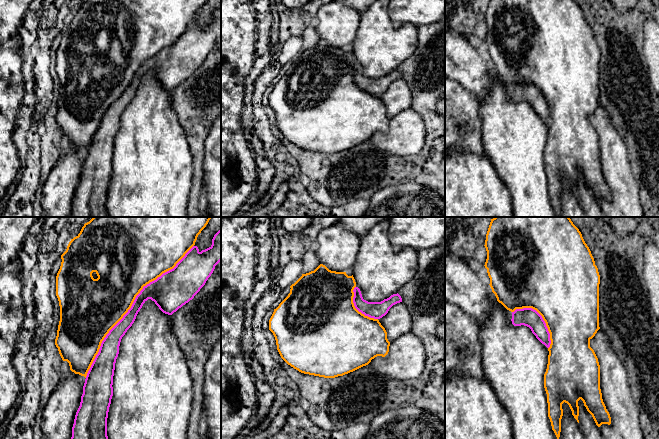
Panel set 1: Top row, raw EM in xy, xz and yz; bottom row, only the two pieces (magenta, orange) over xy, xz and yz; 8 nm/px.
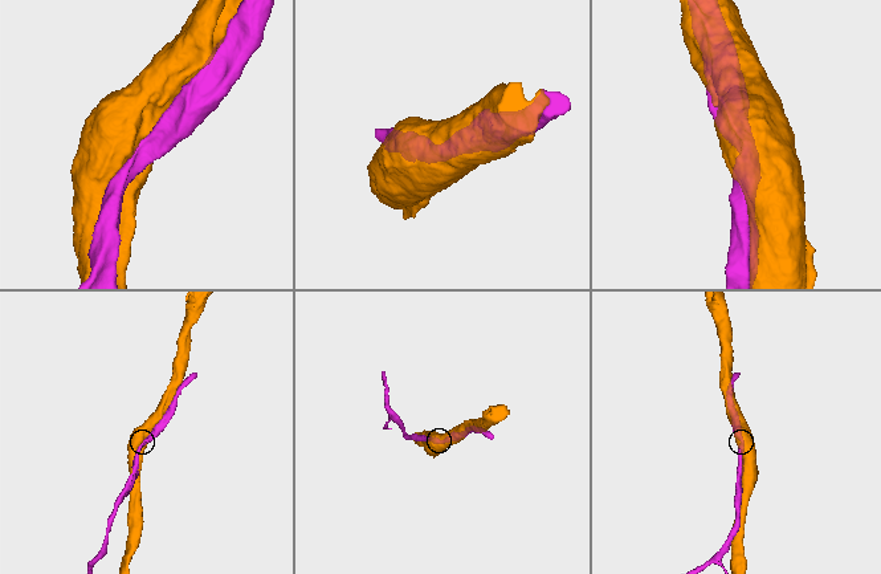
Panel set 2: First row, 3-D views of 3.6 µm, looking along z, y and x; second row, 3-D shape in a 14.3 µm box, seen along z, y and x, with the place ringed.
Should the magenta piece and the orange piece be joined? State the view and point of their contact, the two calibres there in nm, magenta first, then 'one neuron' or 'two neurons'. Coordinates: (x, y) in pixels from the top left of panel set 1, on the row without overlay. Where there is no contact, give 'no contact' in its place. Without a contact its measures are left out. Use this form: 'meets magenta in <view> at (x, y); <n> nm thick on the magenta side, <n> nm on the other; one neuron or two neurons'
meets magenta in xy at (131, 82); 180 nm thick on the magenta side, 400 nm on the other; two neurons

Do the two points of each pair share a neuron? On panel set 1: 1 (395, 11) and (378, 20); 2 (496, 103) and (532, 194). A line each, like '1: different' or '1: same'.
1: different
2: same

